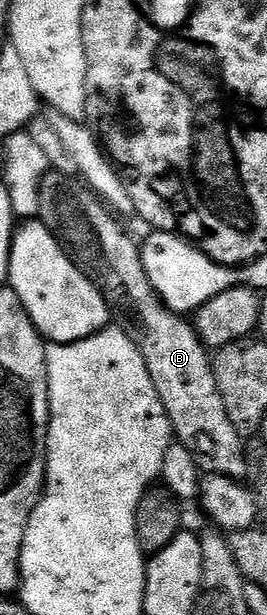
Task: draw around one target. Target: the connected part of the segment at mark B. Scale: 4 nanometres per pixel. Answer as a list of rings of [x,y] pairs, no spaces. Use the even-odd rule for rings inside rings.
[[[72,174],[45,175],[39,221],[56,236],[72,262],[97,285],[112,317],[122,322],[118,323],[139,348],[169,414],[176,441],[189,449],[204,473],[244,479],[249,472],[246,439],[231,424],[227,408],[223,408],[210,351],[202,344],[194,323],[165,306],[149,279],[142,247],[140,250],[133,243],[132,236],[116,220],[114,211],[84,181]]]

